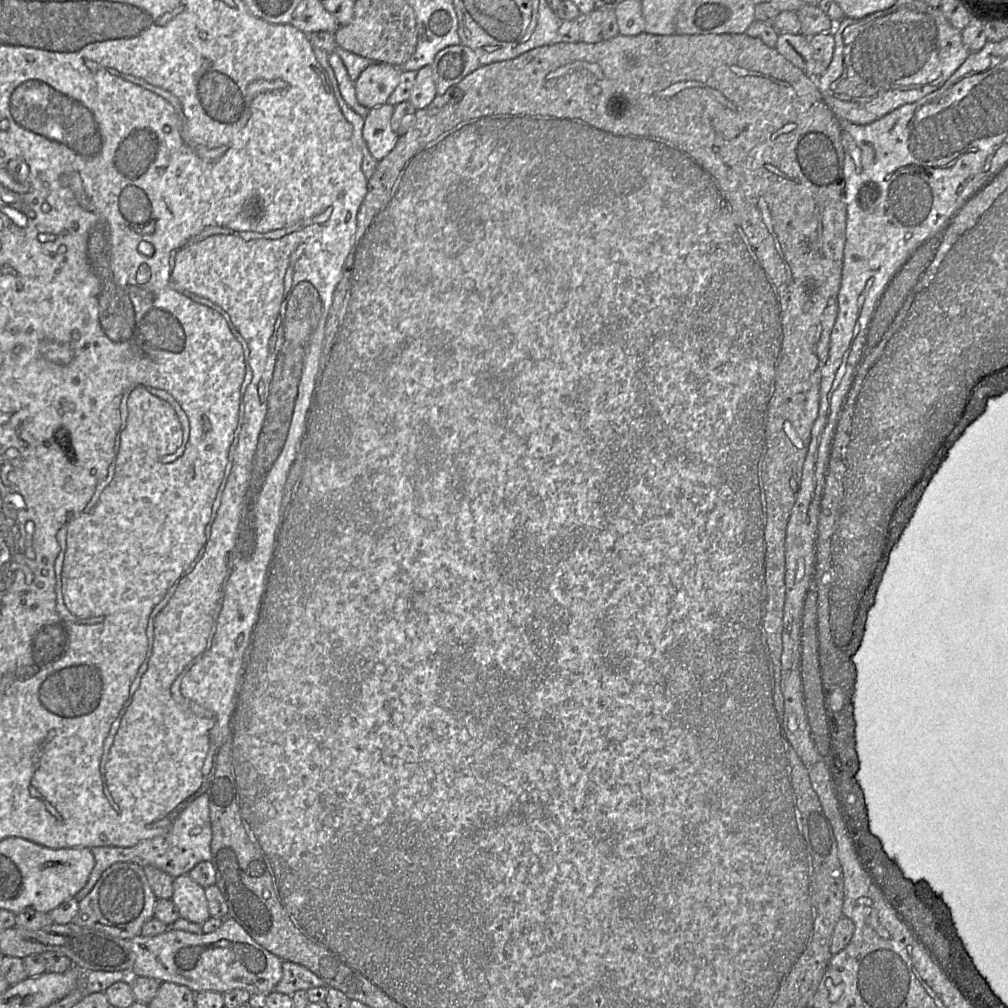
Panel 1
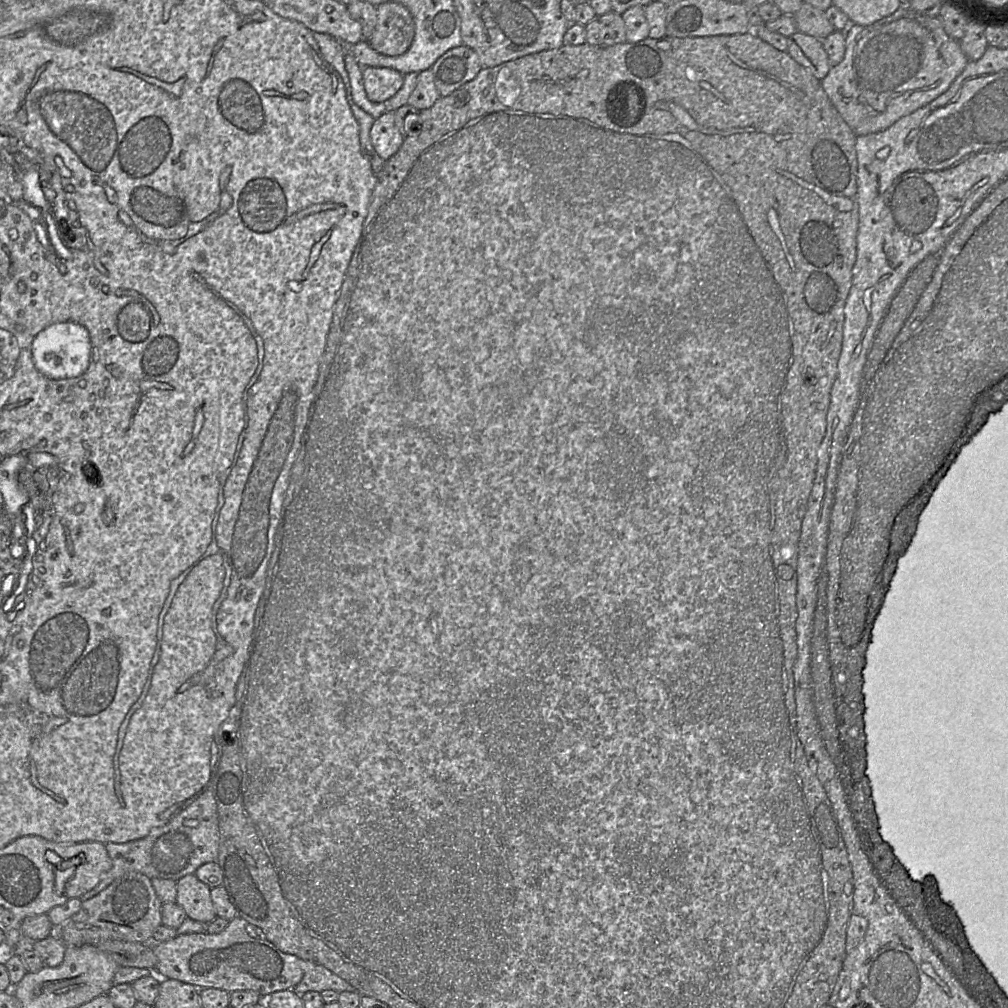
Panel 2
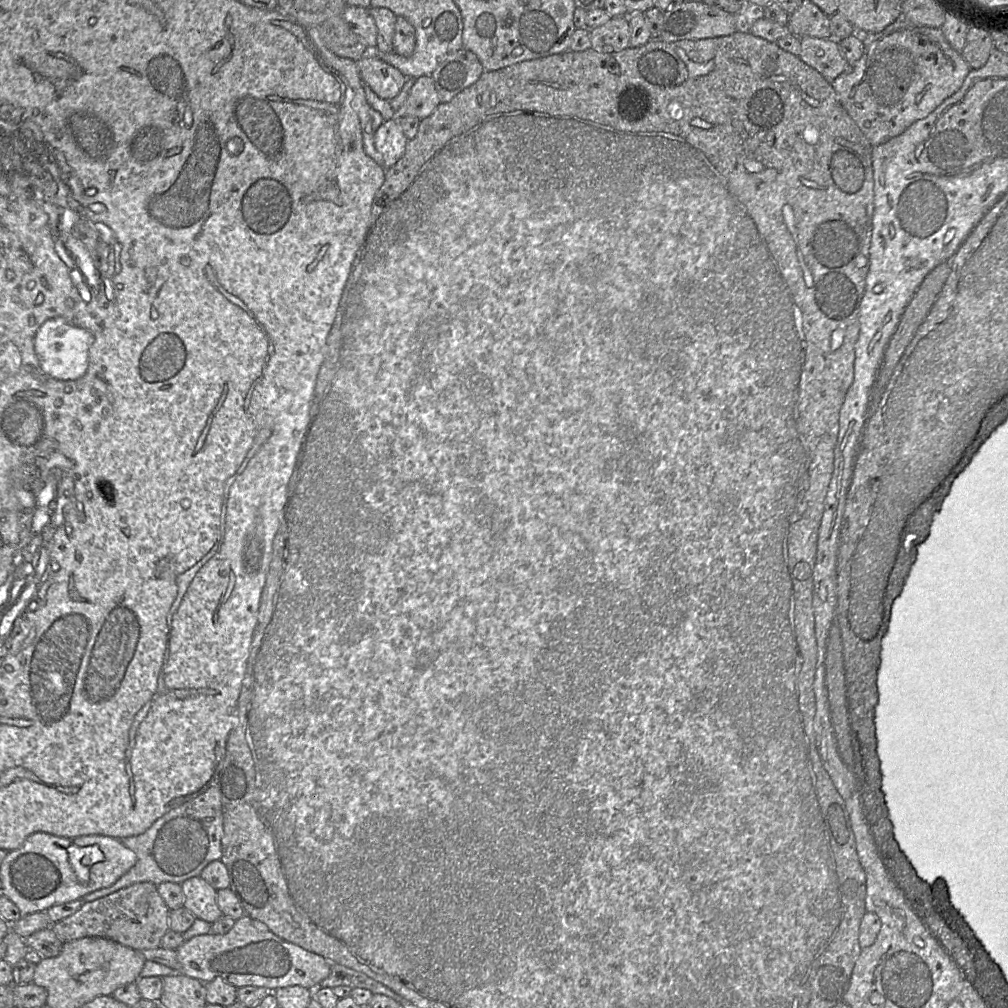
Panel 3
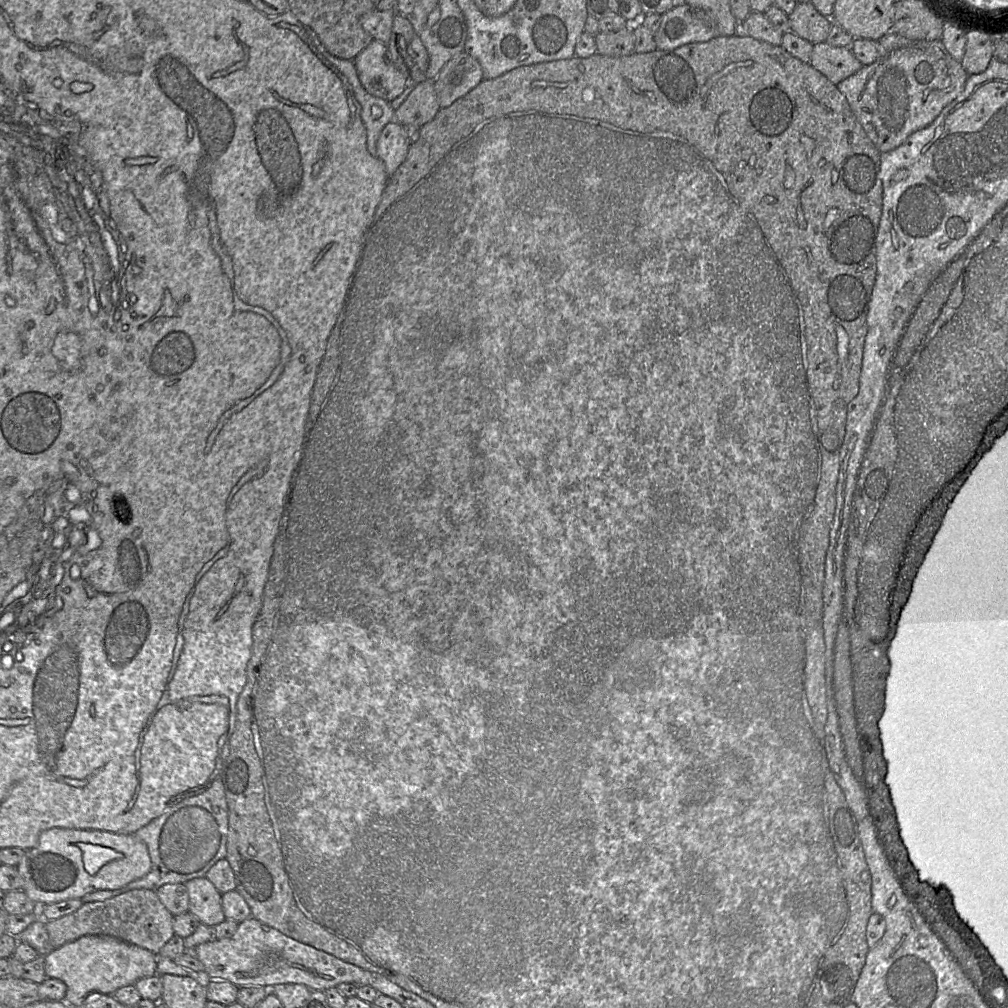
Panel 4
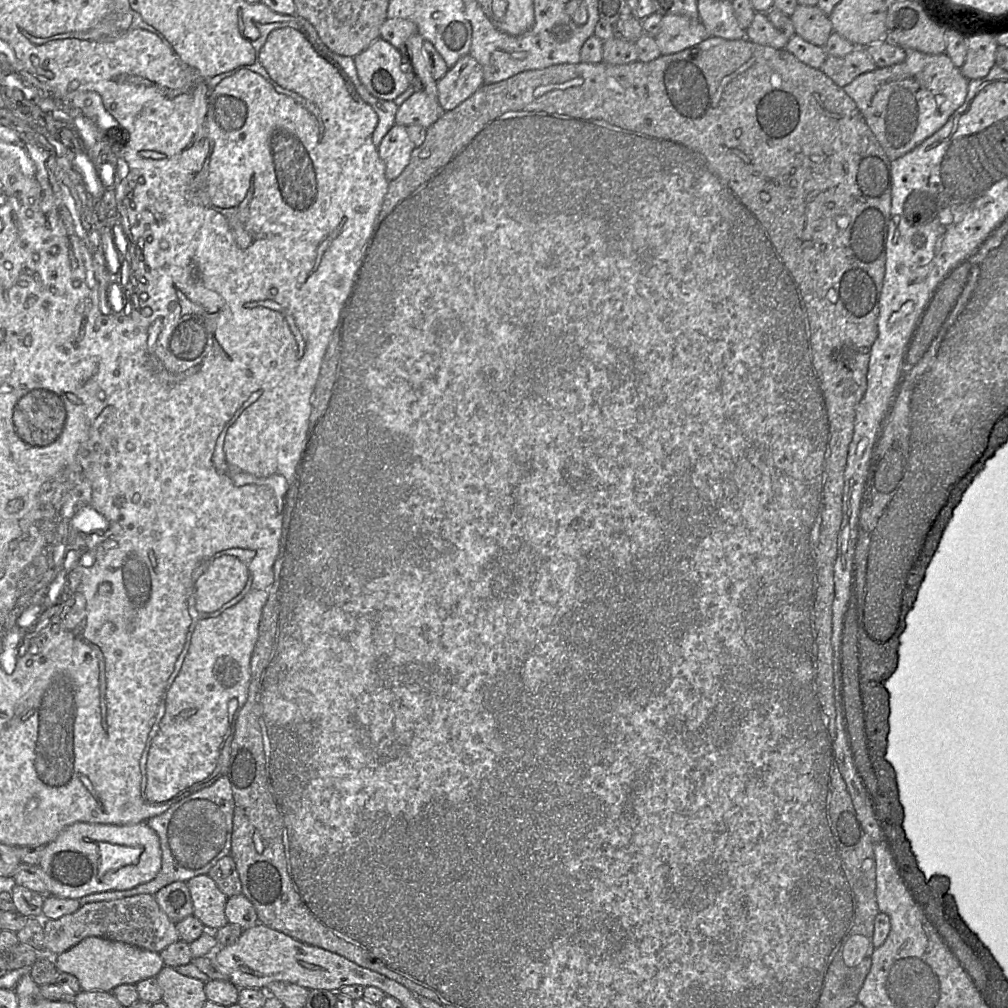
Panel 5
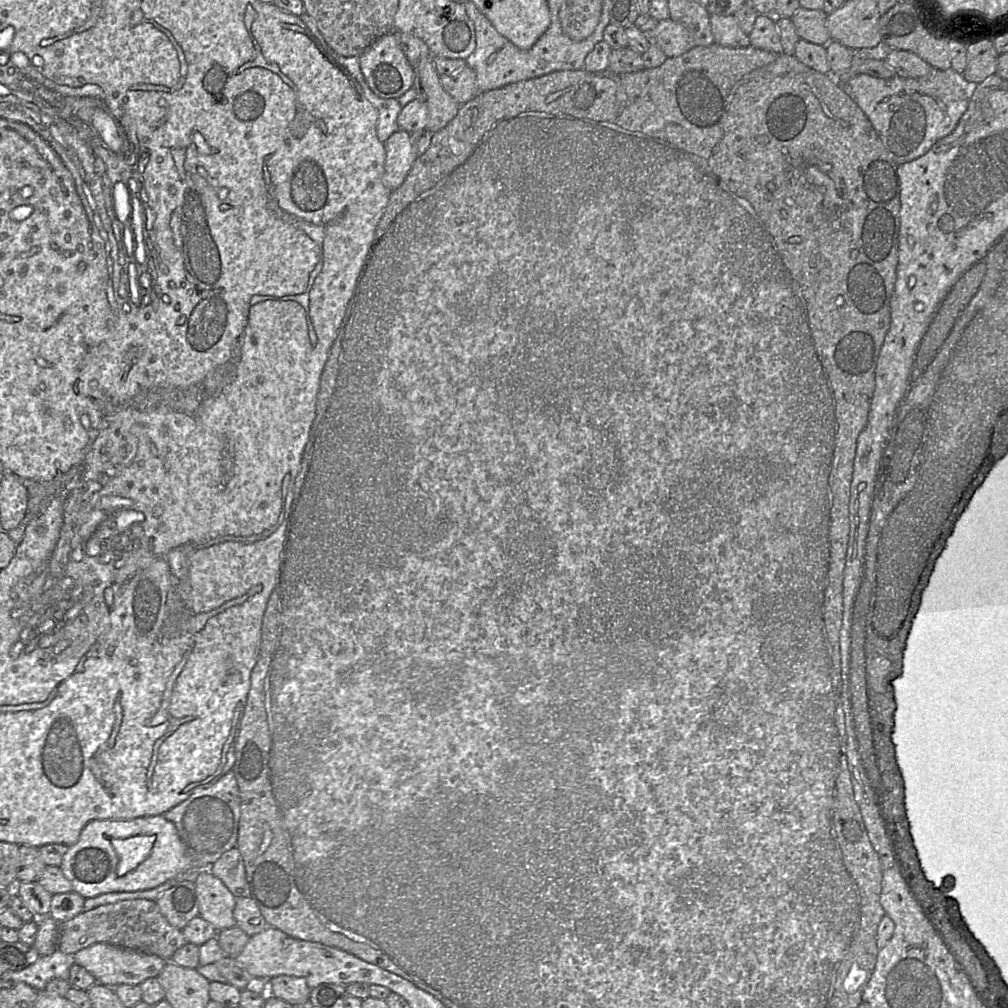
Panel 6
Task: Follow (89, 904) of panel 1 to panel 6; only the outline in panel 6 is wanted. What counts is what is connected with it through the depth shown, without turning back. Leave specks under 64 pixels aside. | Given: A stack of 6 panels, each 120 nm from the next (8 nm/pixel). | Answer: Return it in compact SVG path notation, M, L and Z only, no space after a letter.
M122 900L83 911L60 923L58 950L75 954L95 943L108 943L123 948L157 955L167 961L174 952L187 943L182 930L171 925L161 913L155 900Z

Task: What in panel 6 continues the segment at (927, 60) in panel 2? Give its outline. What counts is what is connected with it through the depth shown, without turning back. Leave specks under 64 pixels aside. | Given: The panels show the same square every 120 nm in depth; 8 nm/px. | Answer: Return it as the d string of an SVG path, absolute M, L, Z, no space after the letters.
M952 68L933 69L924 77L913 79L898 75L883 79L857 74L847 81L847 94L856 102L880 137L889 156L898 165L924 155L938 140L949 135L958 125L969 104L970 85Z

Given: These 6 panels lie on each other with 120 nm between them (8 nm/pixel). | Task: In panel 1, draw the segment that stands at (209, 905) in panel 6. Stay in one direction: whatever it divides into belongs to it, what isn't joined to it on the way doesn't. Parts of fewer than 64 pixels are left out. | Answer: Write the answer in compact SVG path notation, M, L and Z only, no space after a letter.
M188 874L174 878L172 901L181 918L200 925L210 918L204 889Z

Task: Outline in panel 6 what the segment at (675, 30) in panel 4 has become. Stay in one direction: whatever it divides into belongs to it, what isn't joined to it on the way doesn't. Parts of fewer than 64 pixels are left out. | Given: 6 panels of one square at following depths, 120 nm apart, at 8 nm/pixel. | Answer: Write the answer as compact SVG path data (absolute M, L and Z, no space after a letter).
M670 18L658 22L653 42L669 58L680 56L696 47L693 34L685 26Z

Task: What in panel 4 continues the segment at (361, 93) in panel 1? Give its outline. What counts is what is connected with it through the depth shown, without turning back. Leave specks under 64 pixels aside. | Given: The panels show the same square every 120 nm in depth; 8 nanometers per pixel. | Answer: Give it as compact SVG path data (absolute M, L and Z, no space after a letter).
M371 40L353 61L365 90L388 102L397 98L409 82L392 61L387 45L380 41Z

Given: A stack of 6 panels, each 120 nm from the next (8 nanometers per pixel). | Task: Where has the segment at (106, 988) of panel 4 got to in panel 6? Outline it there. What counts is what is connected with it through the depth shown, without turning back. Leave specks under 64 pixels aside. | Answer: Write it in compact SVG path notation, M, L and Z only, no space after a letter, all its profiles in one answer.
M95 943L74 954L74 962L89 971L96 983L109 987L121 984L137 985L159 975L167 960L152 954L138 952L108 943Z

